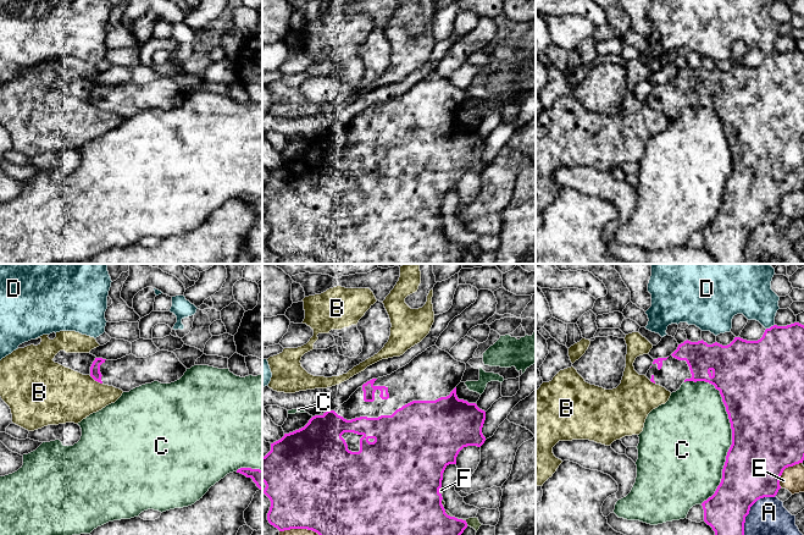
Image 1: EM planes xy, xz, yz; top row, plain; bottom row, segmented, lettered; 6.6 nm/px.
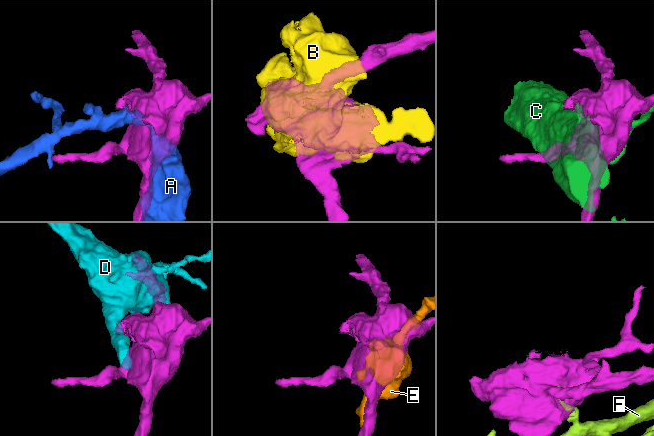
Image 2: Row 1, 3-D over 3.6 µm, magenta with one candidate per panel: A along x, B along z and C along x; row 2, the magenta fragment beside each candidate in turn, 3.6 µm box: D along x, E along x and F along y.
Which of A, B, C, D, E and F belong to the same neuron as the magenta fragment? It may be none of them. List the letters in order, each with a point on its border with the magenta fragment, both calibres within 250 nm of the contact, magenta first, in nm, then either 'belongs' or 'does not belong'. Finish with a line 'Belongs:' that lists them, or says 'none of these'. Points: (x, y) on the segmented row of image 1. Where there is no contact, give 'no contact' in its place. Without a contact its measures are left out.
A: yz (749, 508) | 380/240 nm | does not belong
B: xy (95, 380) | 70/360 nm | does not belong
C: yz (732, 433) | 480/480 nm | does not belong
D: yz (771, 326) | 380/280 nm | does not belong
E: yz (785, 468) | 480/160 nm | does not belong
F: xz (447, 514) | 400/20 nm | does not belong
Belongs: none of these

